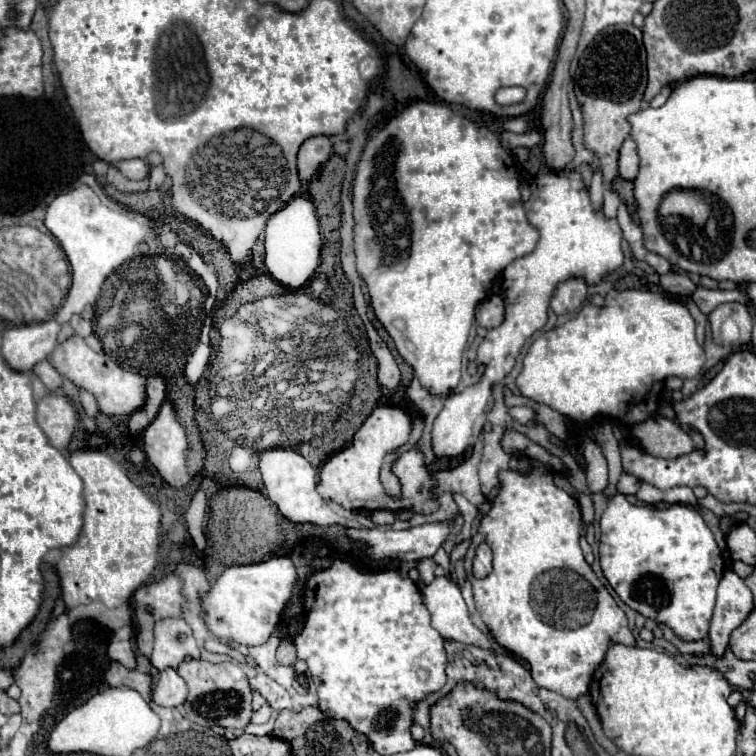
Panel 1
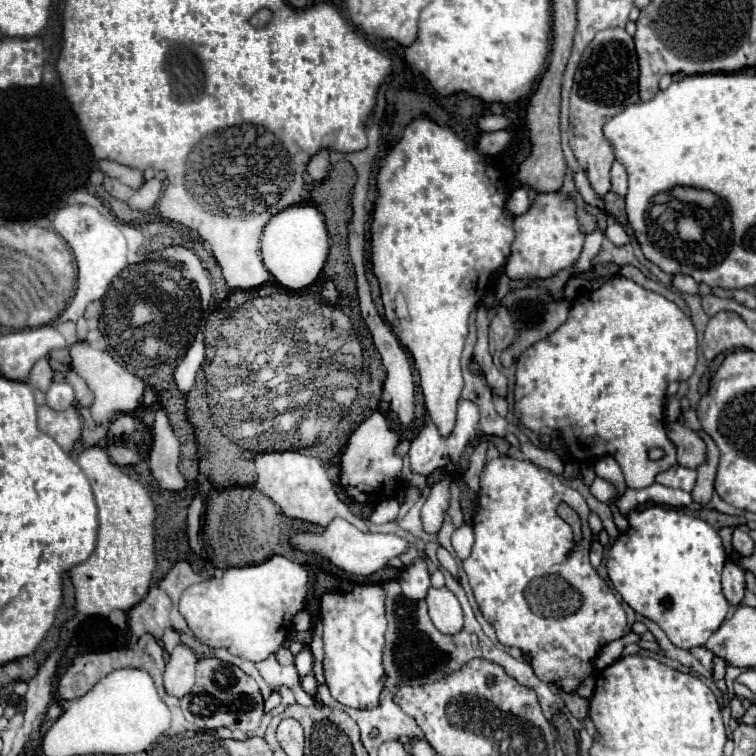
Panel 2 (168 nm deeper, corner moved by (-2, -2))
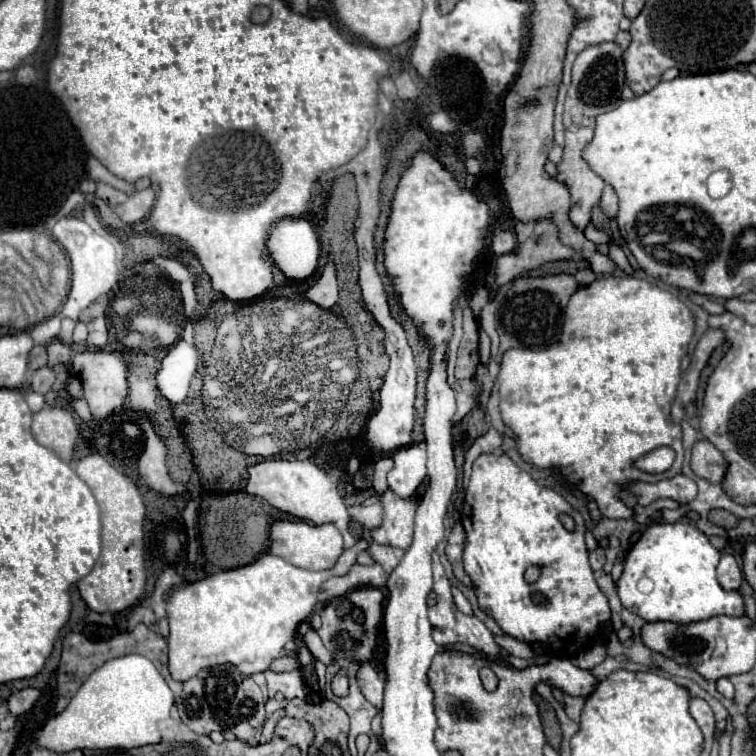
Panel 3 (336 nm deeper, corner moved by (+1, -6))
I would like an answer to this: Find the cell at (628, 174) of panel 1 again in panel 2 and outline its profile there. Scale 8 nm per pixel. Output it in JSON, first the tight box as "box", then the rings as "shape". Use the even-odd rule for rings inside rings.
{"box":[612,161,628,195],"shape":[[[614,161],[612,165],[612,191],[618,195],[626,195],[628,189],[628,175],[626,175],[626,167],[620,161]]]}

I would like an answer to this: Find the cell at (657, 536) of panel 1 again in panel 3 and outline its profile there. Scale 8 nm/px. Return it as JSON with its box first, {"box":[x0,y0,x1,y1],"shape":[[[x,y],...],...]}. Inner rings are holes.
{"box":[617,523,743,623],"shape":[[[667,523],[647,527],[635,547],[629,551],[623,575],[617,581],[617,593],[625,609],[645,621],[693,623],[717,615],[741,617],[743,597],[737,591],[725,591],[715,575],[721,553],[709,543],[707,535],[693,525]]]}

